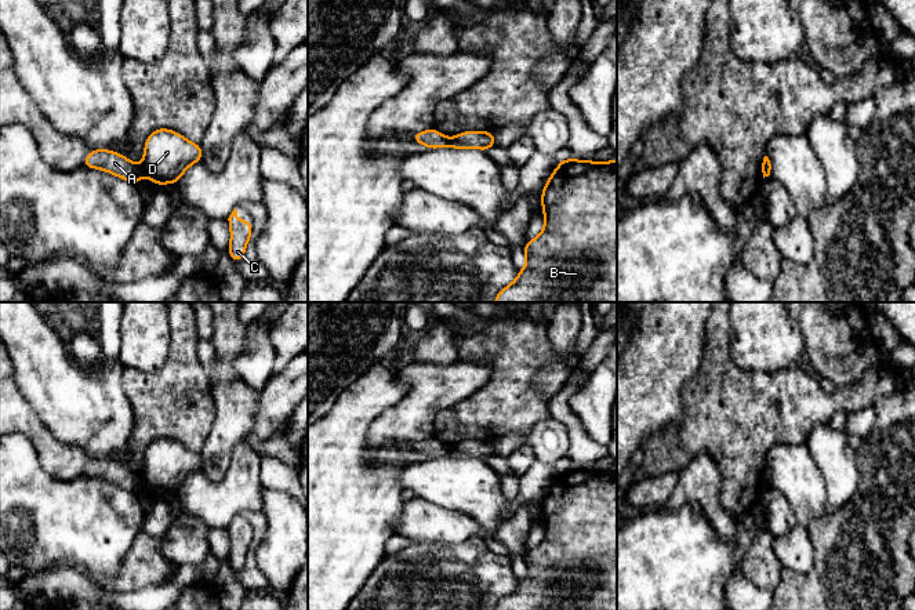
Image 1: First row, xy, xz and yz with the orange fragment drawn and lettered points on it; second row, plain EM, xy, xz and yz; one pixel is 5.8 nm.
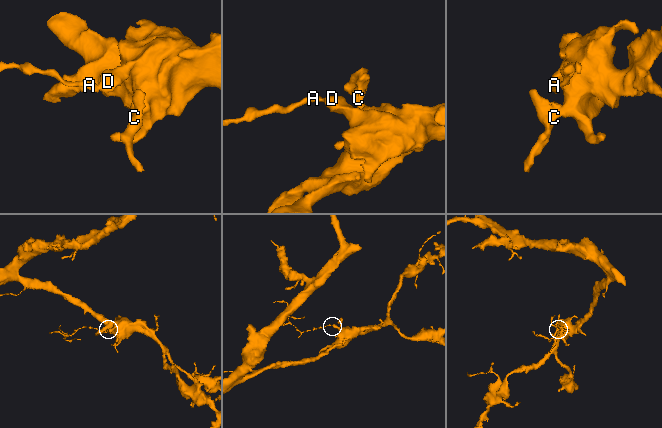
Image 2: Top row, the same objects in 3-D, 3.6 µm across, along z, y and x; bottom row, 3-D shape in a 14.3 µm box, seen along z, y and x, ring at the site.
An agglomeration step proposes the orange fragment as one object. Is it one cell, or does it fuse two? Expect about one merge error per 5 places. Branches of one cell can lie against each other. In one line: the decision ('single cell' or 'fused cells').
fused cells

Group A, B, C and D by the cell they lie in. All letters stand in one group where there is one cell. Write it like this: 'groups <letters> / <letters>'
groups A / B C D

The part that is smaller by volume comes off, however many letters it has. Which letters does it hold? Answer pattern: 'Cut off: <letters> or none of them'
Cut off: A

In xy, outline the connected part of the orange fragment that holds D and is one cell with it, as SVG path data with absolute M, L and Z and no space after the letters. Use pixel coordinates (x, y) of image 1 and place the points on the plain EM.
M157 437L148 444L141 472L141 482L157 494L177 493L185 479L201 469L200 454L184 447L181 443Z

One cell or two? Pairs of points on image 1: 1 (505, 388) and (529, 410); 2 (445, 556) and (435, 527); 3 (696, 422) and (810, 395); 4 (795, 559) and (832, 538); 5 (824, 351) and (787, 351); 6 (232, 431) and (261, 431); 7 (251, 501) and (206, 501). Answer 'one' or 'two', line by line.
1: one
2: two
3: one
4: two
5: two
6: two
7: one

